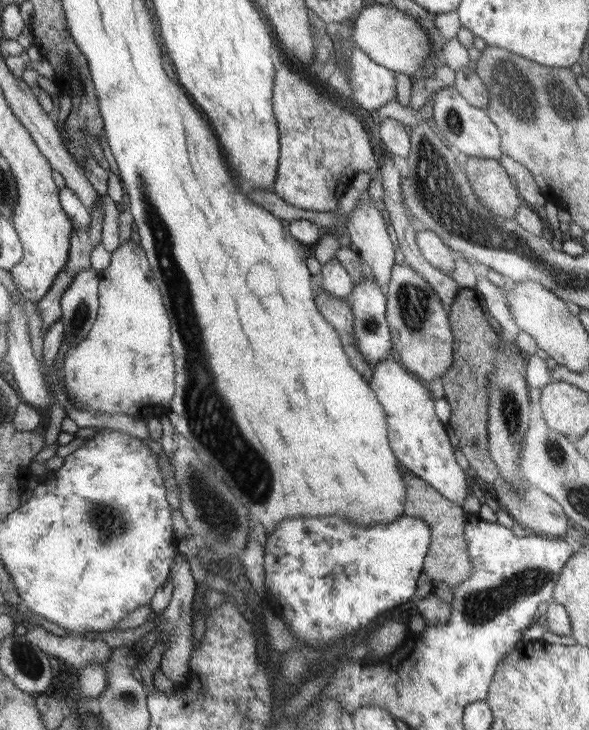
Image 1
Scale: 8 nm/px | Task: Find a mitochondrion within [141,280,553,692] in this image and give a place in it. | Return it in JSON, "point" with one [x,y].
{"point":[217,509]}

